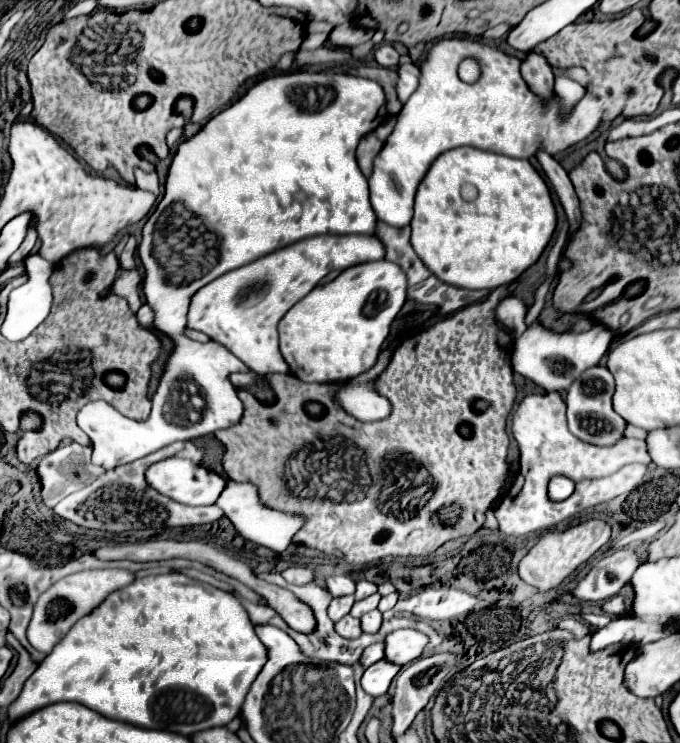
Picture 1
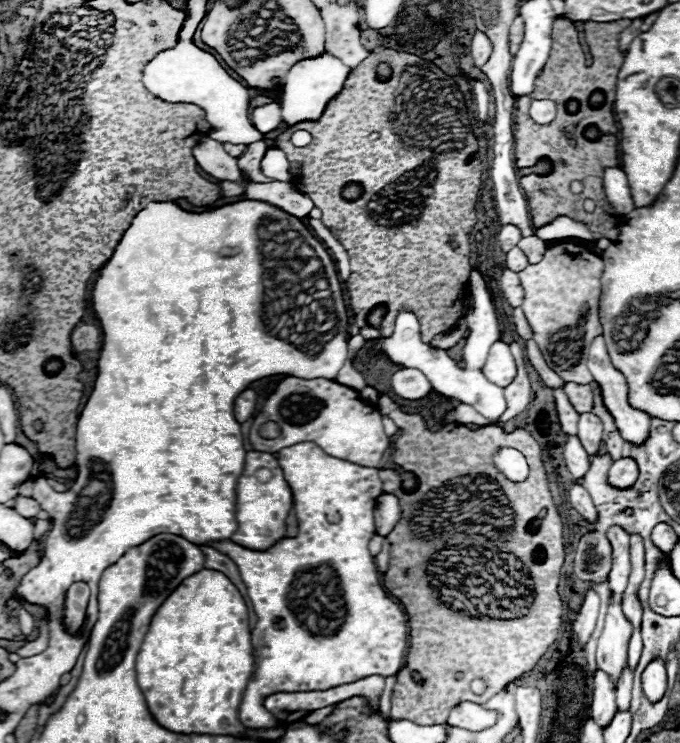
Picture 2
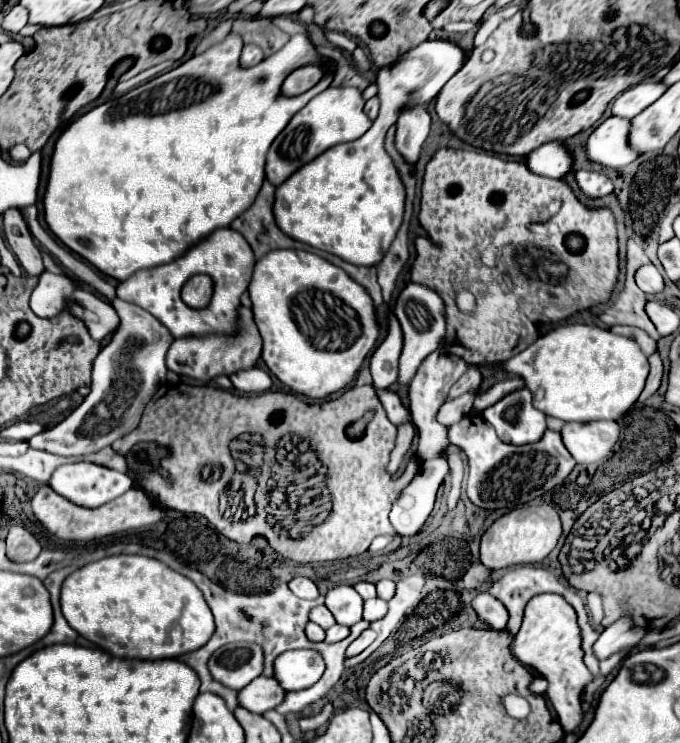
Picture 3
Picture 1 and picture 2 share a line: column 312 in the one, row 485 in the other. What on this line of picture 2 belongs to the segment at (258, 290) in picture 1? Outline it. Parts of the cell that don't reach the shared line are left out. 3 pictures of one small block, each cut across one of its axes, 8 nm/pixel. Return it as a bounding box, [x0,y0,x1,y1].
[232,450,292,550]

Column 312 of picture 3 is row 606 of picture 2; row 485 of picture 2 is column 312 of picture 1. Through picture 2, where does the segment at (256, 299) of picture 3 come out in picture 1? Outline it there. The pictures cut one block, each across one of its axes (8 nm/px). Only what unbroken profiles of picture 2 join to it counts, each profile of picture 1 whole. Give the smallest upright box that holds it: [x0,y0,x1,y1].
[280,260,406,382]

